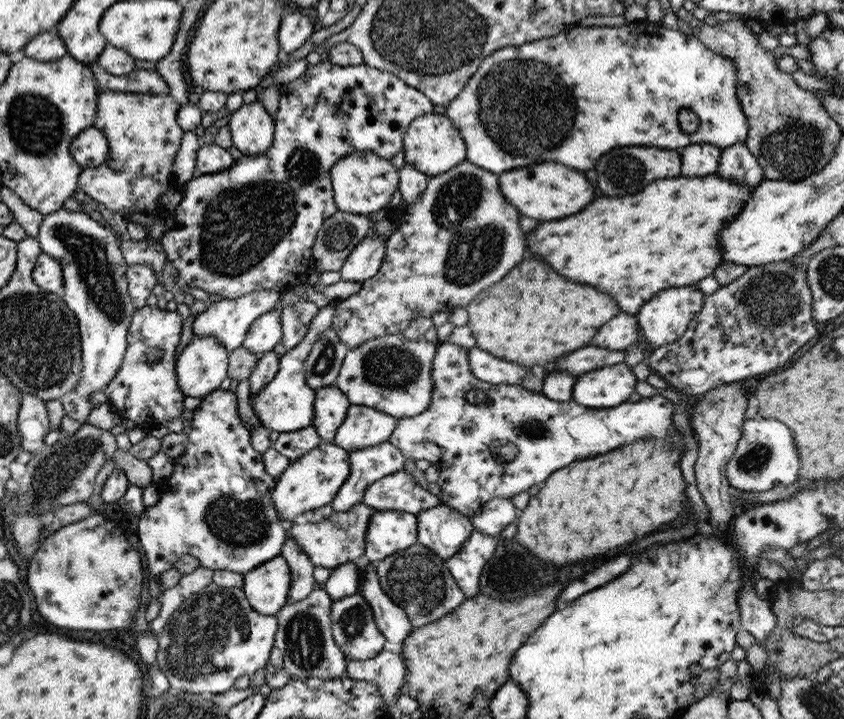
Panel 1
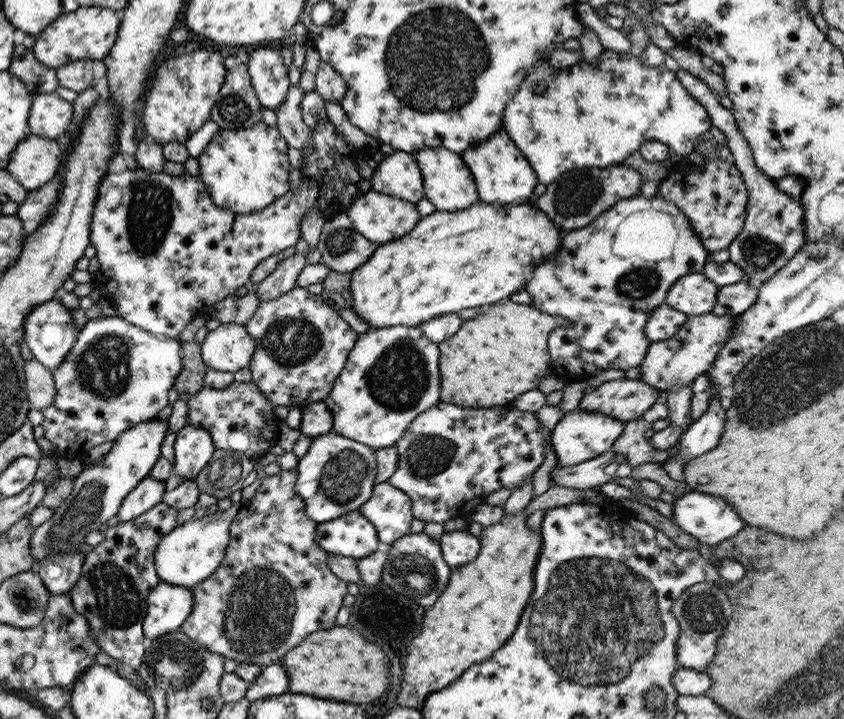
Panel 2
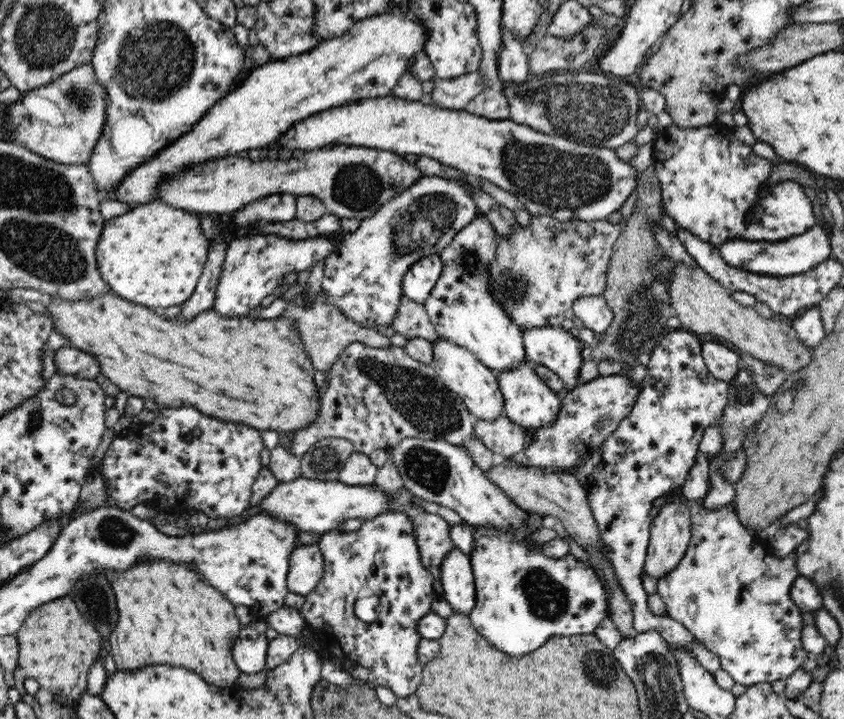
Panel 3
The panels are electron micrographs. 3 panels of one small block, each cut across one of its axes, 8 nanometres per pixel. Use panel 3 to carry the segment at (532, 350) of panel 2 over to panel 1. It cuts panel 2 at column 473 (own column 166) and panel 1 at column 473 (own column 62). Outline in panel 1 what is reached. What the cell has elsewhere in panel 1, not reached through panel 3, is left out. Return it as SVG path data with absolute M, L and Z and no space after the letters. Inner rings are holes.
M527 260L517 264L513 270L509 270L509 274L503 280L477 293L464 309L467 311L466 326L475 339L475 347L495 358L514 362L526 368L543 366L545 362L587 346L597 328L621 312L616 302L609 296L595 292L589 286L567 282L565 278L557 276L549 266L545 266L541 260Z

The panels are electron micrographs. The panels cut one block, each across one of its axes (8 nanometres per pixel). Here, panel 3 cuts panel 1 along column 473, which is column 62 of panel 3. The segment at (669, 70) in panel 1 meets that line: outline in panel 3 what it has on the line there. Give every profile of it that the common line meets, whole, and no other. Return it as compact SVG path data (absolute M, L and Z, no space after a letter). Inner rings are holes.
M80 63L72 69L59 74L56 78L51 78L50 82L32 90L20 91L20 97L15 102L4 104L3 106L3 137L2 141L20 145L34 152L38 156L63 164L64 166L88 165L94 148L104 132L106 126L106 87L104 83L96 77L96 71L92 63Z

